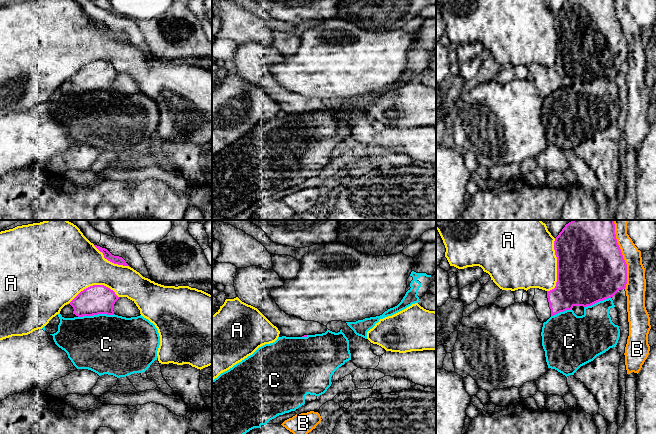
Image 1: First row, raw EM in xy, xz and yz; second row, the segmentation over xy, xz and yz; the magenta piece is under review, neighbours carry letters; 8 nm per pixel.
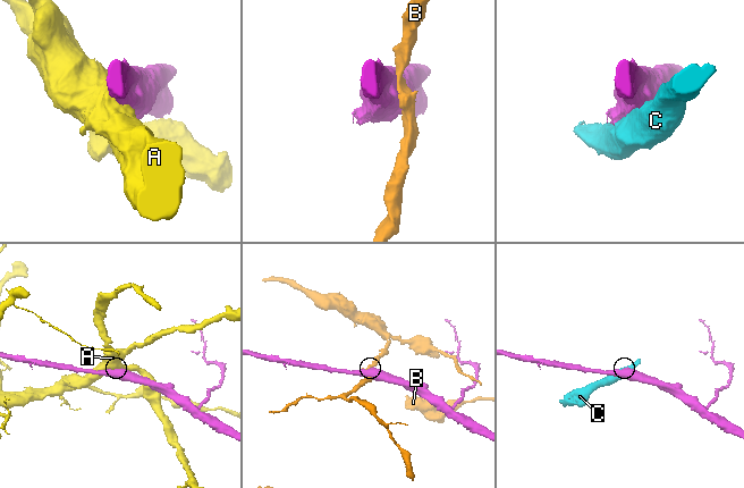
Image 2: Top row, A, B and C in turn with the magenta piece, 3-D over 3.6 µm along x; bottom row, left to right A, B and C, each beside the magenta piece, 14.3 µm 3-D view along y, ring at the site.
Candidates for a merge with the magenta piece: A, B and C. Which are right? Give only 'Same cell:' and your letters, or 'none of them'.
Same cell: none of them

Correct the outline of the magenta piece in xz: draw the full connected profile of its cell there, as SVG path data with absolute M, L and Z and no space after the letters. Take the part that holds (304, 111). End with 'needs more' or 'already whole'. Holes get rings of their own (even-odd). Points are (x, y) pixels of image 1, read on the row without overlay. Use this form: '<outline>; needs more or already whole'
M259 42L238 44L234 56L237 73L257 84L283 112L307 113L325 109L326 102L290 92L279 84L271 72L270 65L283 61L284 56L274 46L266 46Z; needs more

